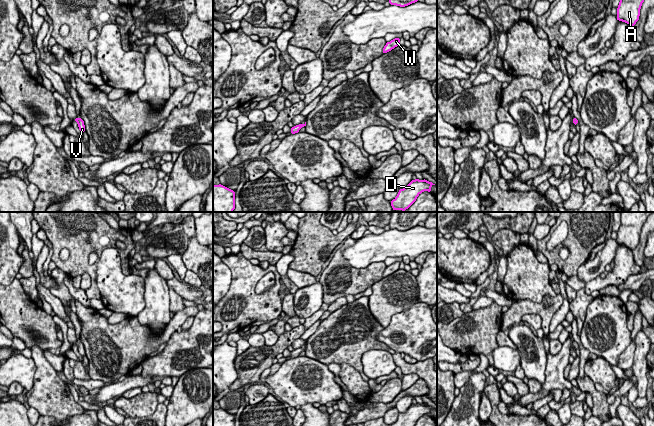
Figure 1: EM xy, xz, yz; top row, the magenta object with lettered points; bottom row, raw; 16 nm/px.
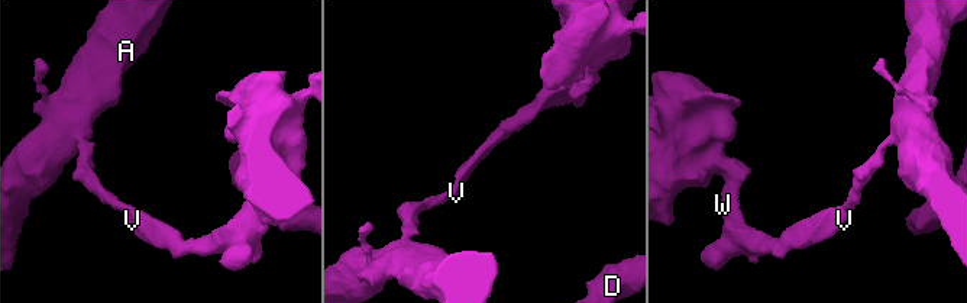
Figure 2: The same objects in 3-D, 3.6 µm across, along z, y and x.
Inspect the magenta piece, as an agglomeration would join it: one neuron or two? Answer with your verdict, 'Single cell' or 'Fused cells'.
Single cell

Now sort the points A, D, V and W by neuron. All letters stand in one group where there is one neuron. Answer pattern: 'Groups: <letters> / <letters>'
Groups: A D V W

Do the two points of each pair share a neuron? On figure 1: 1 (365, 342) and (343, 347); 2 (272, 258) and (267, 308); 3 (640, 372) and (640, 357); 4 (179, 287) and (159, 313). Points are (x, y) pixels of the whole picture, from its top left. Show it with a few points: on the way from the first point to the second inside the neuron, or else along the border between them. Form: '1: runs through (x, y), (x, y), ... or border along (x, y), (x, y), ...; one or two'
1: runs through (360, 342), (348, 344); one
2: border along (269, 264), (274, 265); two
3: runs through (640, 368), (640, 361); one
4: border along (166, 280), (169, 286); two

